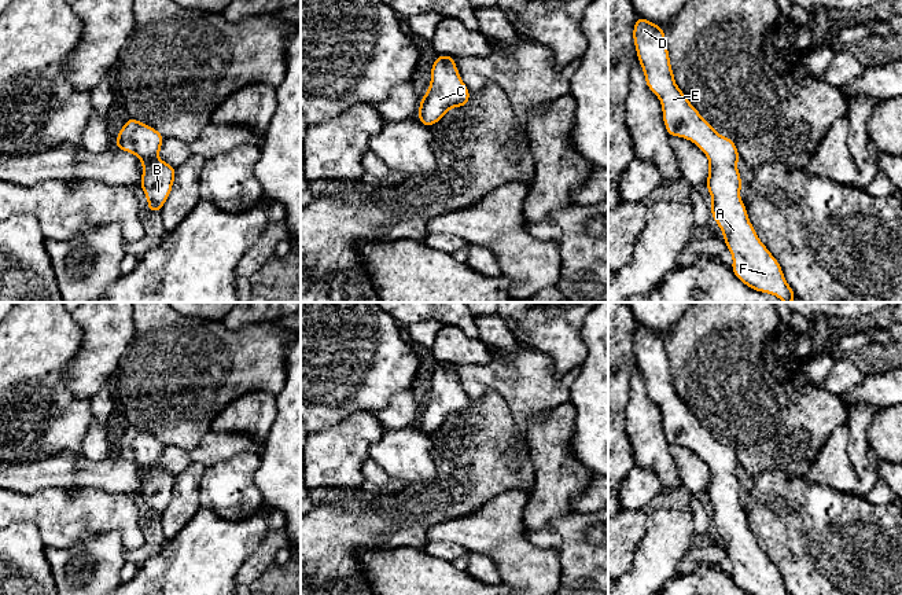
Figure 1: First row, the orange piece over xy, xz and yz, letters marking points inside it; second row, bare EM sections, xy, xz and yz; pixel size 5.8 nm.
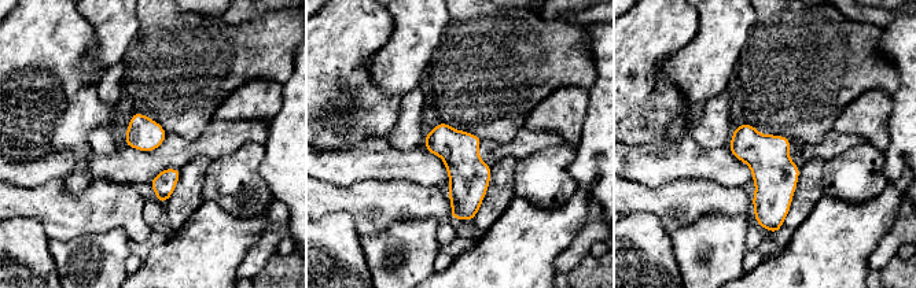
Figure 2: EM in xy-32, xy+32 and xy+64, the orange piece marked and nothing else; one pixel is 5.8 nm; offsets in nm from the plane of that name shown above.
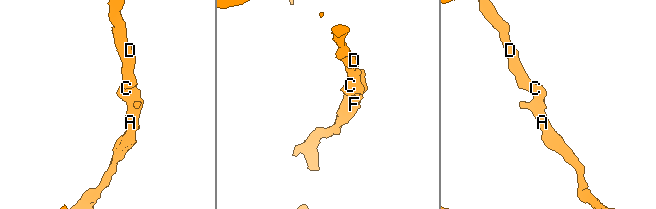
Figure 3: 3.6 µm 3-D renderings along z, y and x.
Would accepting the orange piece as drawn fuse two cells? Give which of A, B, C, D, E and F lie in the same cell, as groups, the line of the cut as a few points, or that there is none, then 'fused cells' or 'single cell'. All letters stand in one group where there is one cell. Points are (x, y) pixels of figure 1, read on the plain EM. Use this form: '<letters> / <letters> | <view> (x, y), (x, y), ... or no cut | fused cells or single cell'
A B C D E F | no cut | single cell

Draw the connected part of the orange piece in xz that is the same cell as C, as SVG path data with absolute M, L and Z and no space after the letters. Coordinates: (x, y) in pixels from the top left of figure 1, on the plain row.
M438 363L431 372L431 390L419 414L419 429L432 434L453 415L467 414L470 397L461 389L454 364Z

